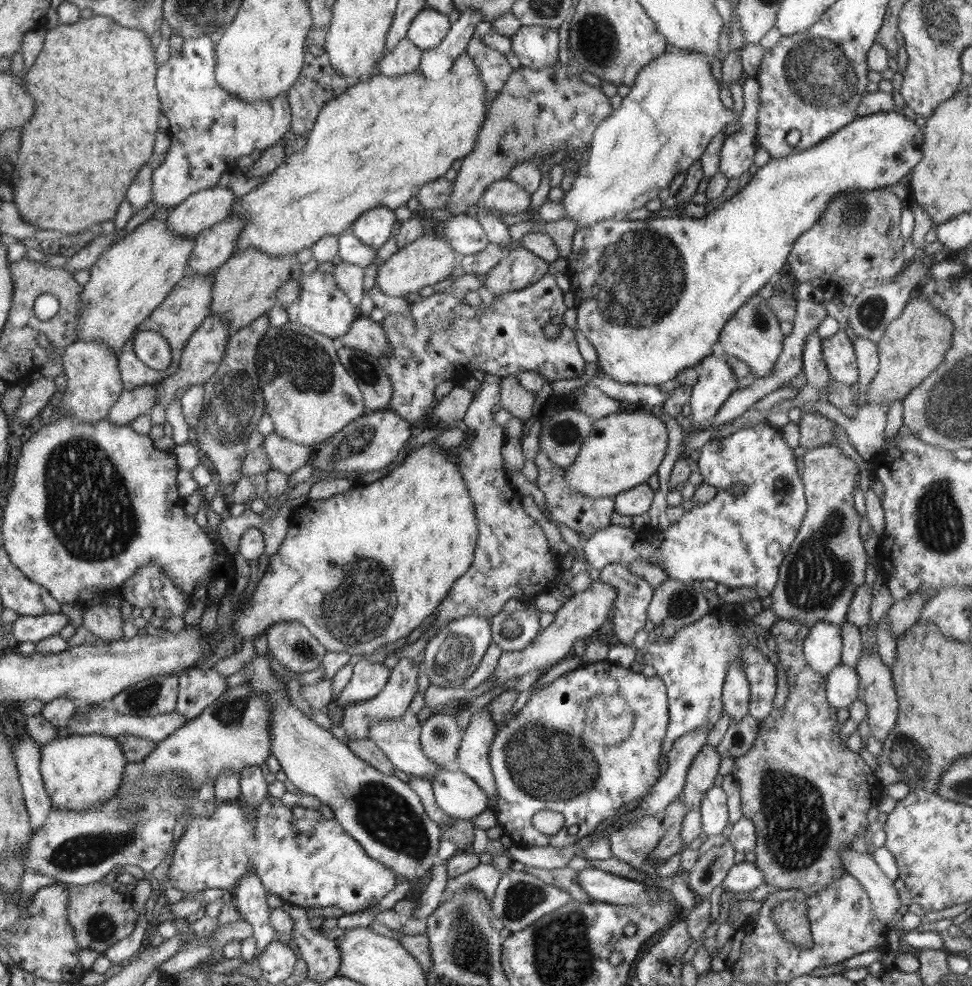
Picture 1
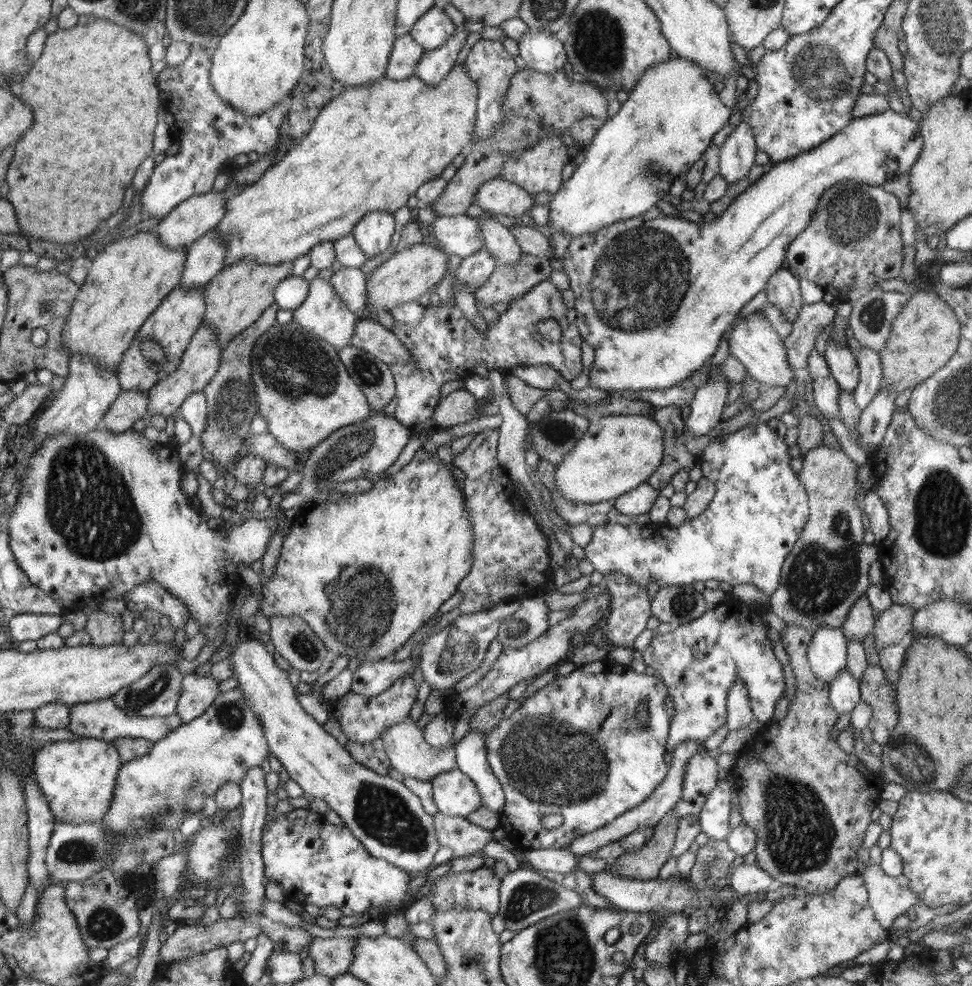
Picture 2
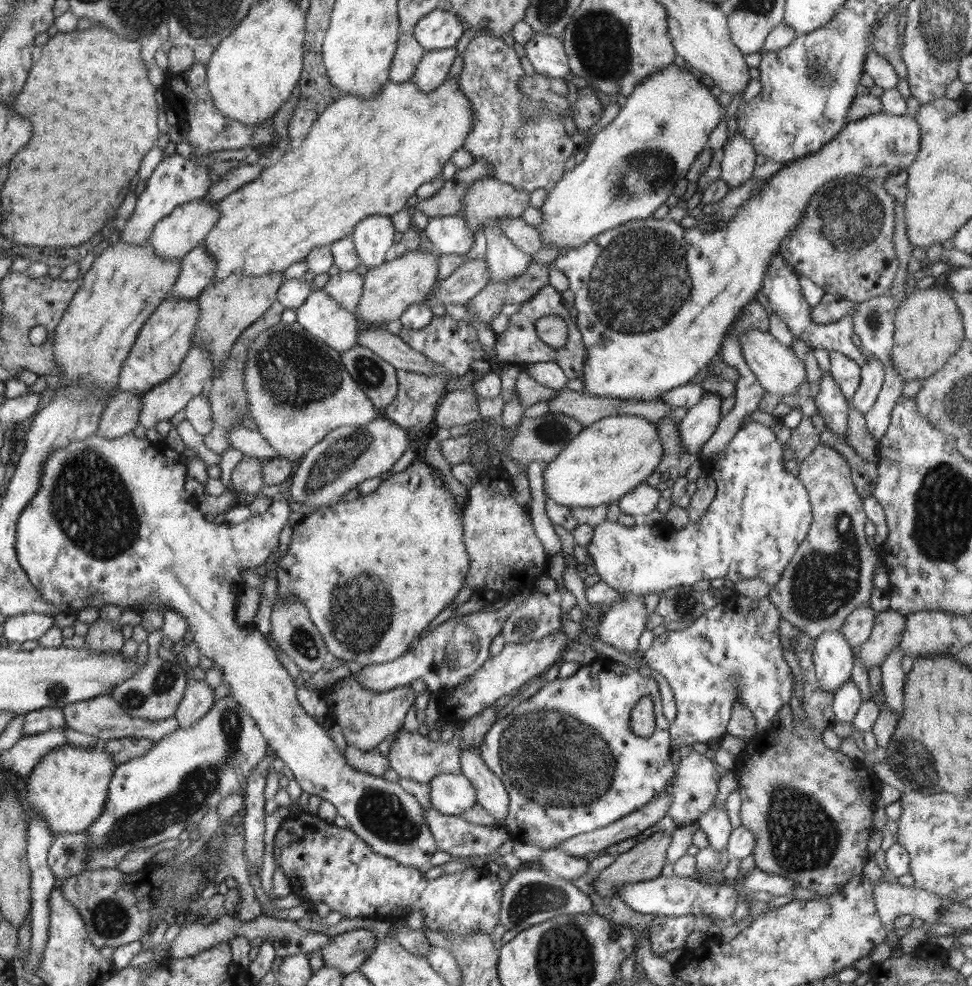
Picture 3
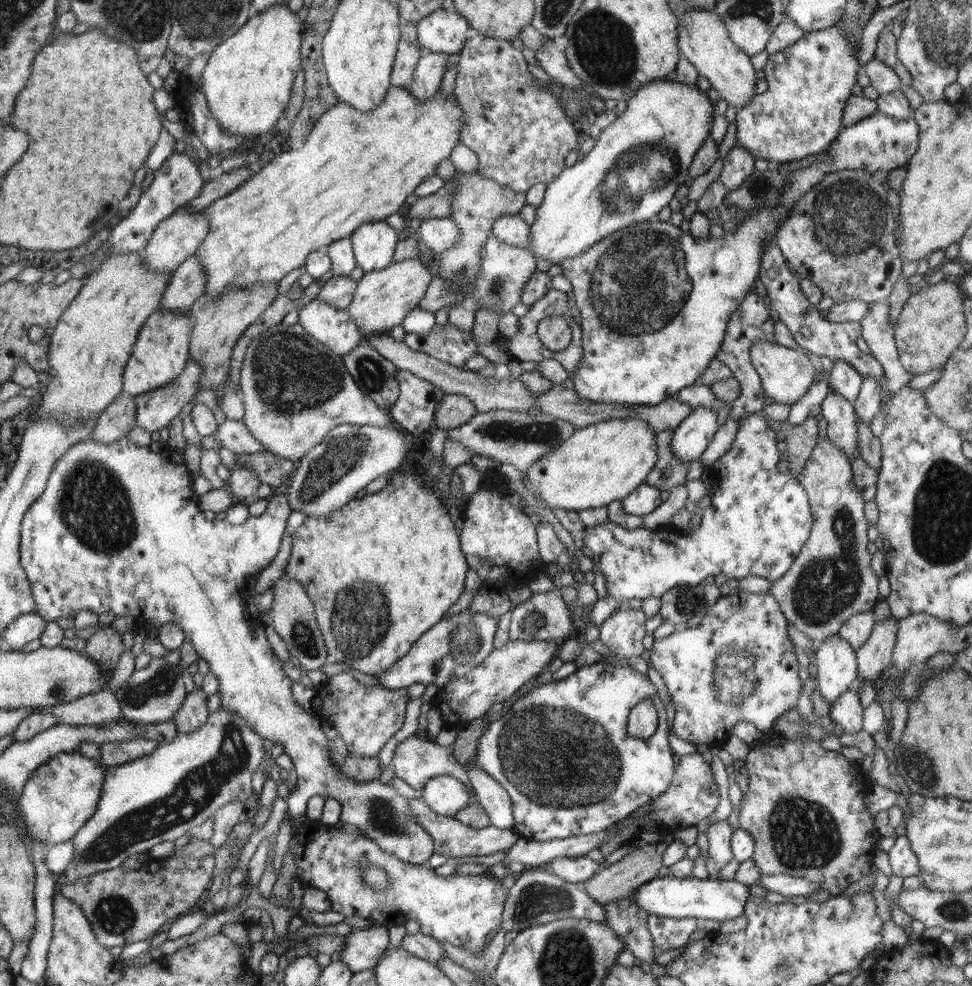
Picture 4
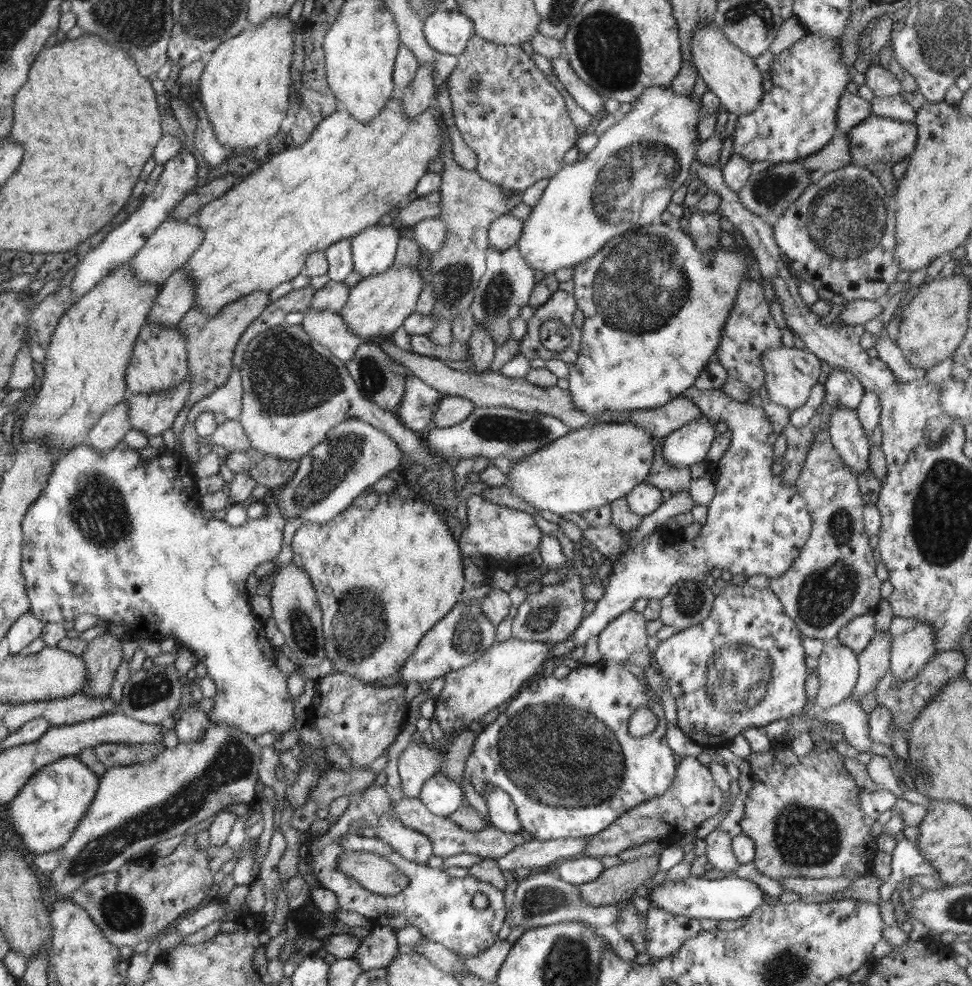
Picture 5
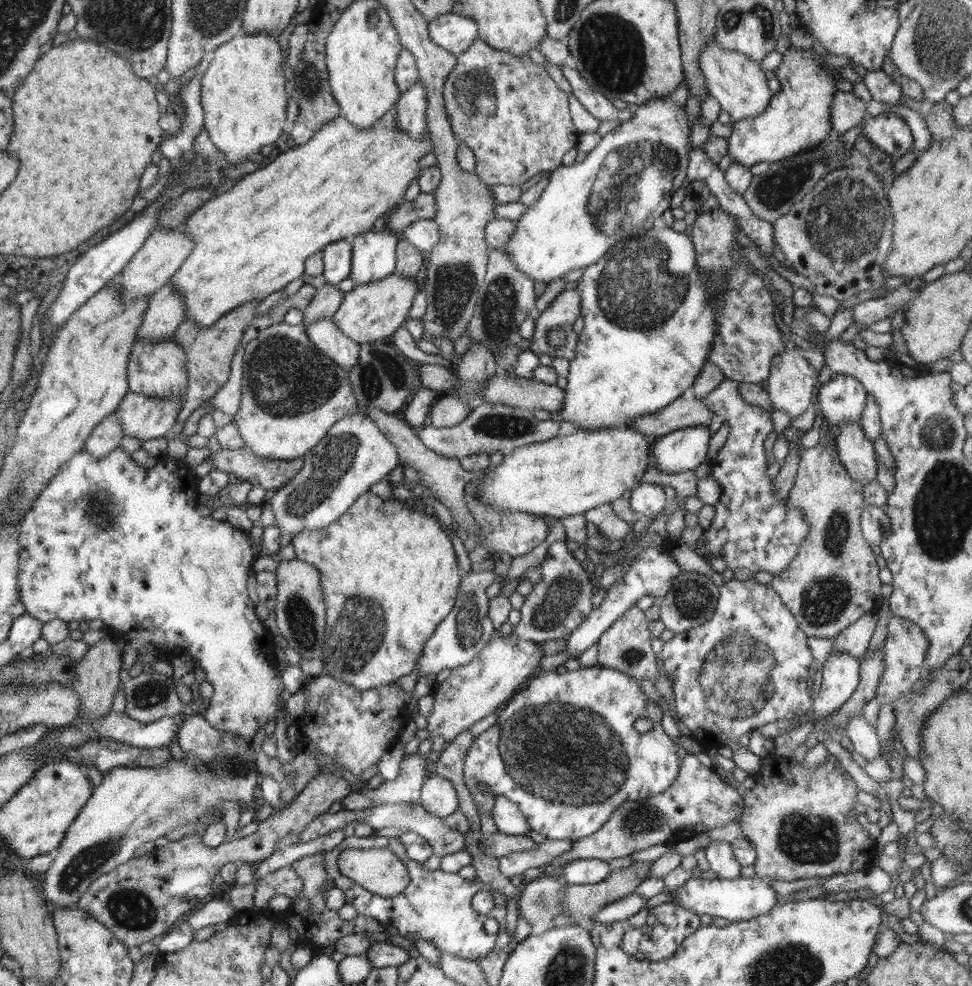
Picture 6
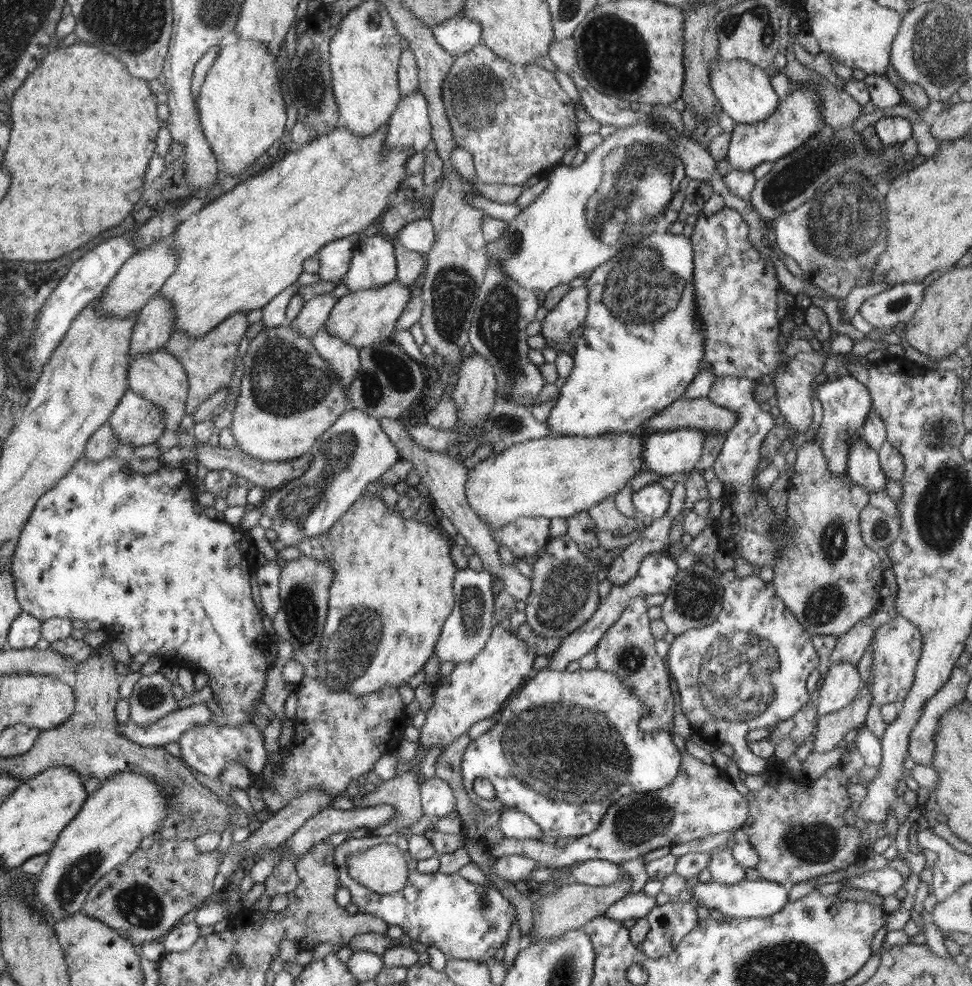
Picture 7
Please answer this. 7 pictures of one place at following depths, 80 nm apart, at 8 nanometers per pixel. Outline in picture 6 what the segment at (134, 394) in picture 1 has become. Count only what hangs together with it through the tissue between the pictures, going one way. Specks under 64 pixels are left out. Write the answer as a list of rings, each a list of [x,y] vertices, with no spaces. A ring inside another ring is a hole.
[[[112,413],[94,427],[83,448],[92,456],[102,458],[121,445],[123,436],[125,434],[120,417]]]

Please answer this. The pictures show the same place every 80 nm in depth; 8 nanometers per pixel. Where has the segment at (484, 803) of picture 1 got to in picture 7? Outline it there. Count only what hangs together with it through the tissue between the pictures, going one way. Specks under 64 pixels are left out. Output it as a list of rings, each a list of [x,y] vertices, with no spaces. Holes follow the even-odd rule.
[[[440,778],[423,779],[420,786],[423,814],[444,817],[455,809],[453,790]]]

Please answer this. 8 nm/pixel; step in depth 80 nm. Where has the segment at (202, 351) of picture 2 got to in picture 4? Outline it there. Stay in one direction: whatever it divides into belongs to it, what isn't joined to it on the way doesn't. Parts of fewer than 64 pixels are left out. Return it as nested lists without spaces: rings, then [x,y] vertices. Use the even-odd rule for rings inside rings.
[[[188,360],[180,376],[164,386],[135,396],[136,424],[148,432],[156,432],[170,426],[180,410],[199,391],[200,366]]]

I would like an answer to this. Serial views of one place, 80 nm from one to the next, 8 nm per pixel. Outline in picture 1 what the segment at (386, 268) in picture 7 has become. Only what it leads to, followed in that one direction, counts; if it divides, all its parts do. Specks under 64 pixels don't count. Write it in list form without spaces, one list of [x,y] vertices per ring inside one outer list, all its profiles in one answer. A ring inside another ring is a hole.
[[[376,207],[360,214],[353,224],[353,234],[375,253],[391,238],[397,222],[395,212],[386,207]]]

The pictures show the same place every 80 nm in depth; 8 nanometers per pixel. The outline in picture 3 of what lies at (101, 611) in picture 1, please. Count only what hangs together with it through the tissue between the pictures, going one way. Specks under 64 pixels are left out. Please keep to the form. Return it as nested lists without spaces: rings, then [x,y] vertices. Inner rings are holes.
[[[102,617],[89,624],[85,641],[88,648],[99,653],[118,652],[125,643],[118,620],[107,620]]]

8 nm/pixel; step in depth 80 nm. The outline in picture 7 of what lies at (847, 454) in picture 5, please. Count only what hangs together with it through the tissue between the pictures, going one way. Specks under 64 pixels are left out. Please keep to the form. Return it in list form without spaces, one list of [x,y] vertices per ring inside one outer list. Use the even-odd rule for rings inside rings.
[[[861,438],[856,439],[849,448],[846,475],[868,494],[885,490],[887,476],[879,465],[879,456]]]

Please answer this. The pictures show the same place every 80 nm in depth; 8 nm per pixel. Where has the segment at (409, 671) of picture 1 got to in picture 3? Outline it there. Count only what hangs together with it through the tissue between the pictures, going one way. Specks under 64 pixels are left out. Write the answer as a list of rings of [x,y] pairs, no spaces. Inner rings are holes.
[[[353,675],[341,678],[338,680],[340,682],[344,679],[344,682],[340,686],[333,687],[337,682],[331,687],[331,689],[323,690],[322,696],[324,705],[330,710],[330,718],[332,721],[340,726],[346,743],[348,746],[354,746],[358,750],[364,750],[364,752],[370,752],[370,750],[377,750],[378,745],[390,735],[395,735],[398,730],[403,729],[405,723],[405,717],[408,713],[408,710],[412,705],[415,704],[416,694],[411,689],[410,686],[397,686],[391,691],[382,691],[382,692],[372,692],[367,688],[360,686]]]

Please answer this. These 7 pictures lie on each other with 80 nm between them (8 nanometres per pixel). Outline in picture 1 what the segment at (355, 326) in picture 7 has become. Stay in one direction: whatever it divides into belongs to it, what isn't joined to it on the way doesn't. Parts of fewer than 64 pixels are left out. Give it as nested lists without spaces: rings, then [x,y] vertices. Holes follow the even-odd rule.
[[[440,233],[437,236],[423,235],[392,254],[378,268],[376,288],[380,288],[380,292],[388,298],[404,298],[410,293],[419,293],[426,286],[432,287],[448,279],[456,263],[456,254],[444,237],[439,237],[442,237]]]

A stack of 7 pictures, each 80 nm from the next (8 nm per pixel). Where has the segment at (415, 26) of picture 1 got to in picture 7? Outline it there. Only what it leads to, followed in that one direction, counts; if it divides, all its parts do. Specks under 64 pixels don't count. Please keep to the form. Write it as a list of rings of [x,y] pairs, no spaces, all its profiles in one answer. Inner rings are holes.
[[[454,16],[431,28],[436,42],[453,57],[464,54],[479,45],[482,27],[477,21]]]

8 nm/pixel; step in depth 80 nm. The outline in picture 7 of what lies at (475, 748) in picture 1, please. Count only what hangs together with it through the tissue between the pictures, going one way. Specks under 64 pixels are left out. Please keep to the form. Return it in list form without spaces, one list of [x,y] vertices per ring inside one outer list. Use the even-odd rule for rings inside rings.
[[[504,807],[499,821],[499,829],[504,833],[504,837],[518,838],[526,840],[542,840],[544,834],[540,827],[527,814]]]

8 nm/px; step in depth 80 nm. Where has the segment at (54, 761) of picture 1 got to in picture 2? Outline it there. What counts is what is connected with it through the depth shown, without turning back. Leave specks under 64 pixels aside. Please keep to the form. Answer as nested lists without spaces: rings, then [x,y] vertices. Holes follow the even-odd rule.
[[[82,737],[82,740],[76,740],[76,742],[74,740],[68,742],[66,739],[54,743],[46,742],[34,754],[32,766],[36,784],[38,784],[38,788],[44,793],[46,800],[49,802],[55,822],[76,824],[103,820],[113,799],[116,776],[123,764],[120,762],[118,752],[116,752],[111,743],[108,744],[104,740]]]

